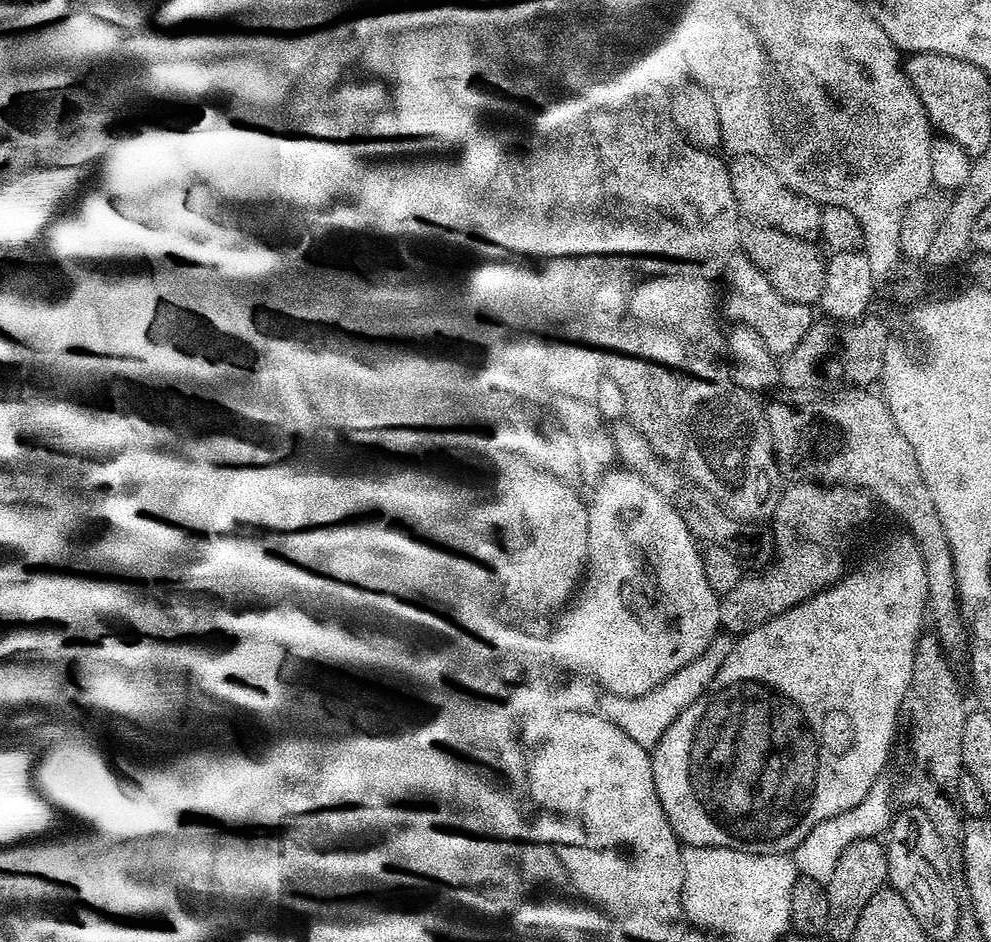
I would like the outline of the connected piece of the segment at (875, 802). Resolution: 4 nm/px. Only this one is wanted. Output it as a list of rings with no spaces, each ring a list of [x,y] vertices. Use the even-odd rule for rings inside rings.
[[[882,778],[873,786],[870,794],[866,794],[866,802],[862,802],[862,806],[854,806],[854,810],[822,822],[800,843],[794,853],[797,873],[806,878],[814,878],[814,882],[827,886],[835,867],[838,866],[838,858],[842,858],[842,850],[859,840],[883,837],[892,823],[893,815],[892,784],[888,778]]]

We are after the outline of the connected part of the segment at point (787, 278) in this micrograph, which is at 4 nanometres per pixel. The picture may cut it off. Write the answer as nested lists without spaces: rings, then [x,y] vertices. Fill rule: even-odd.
[[[745,223],[742,228],[742,244],[747,251],[750,251],[760,260],[762,266],[766,268],[772,275],[772,281],[780,287],[785,294],[789,296],[791,300],[795,300],[798,304],[811,304],[813,306],[819,305],[819,300],[823,301],[828,293],[828,262],[830,259],[830,249],[821,242],[818,238],[813,238],[812,236],[795,236],[794,234],[786,234],[782,230],[774,230],[770,226],[765,224],[750,224]]]

